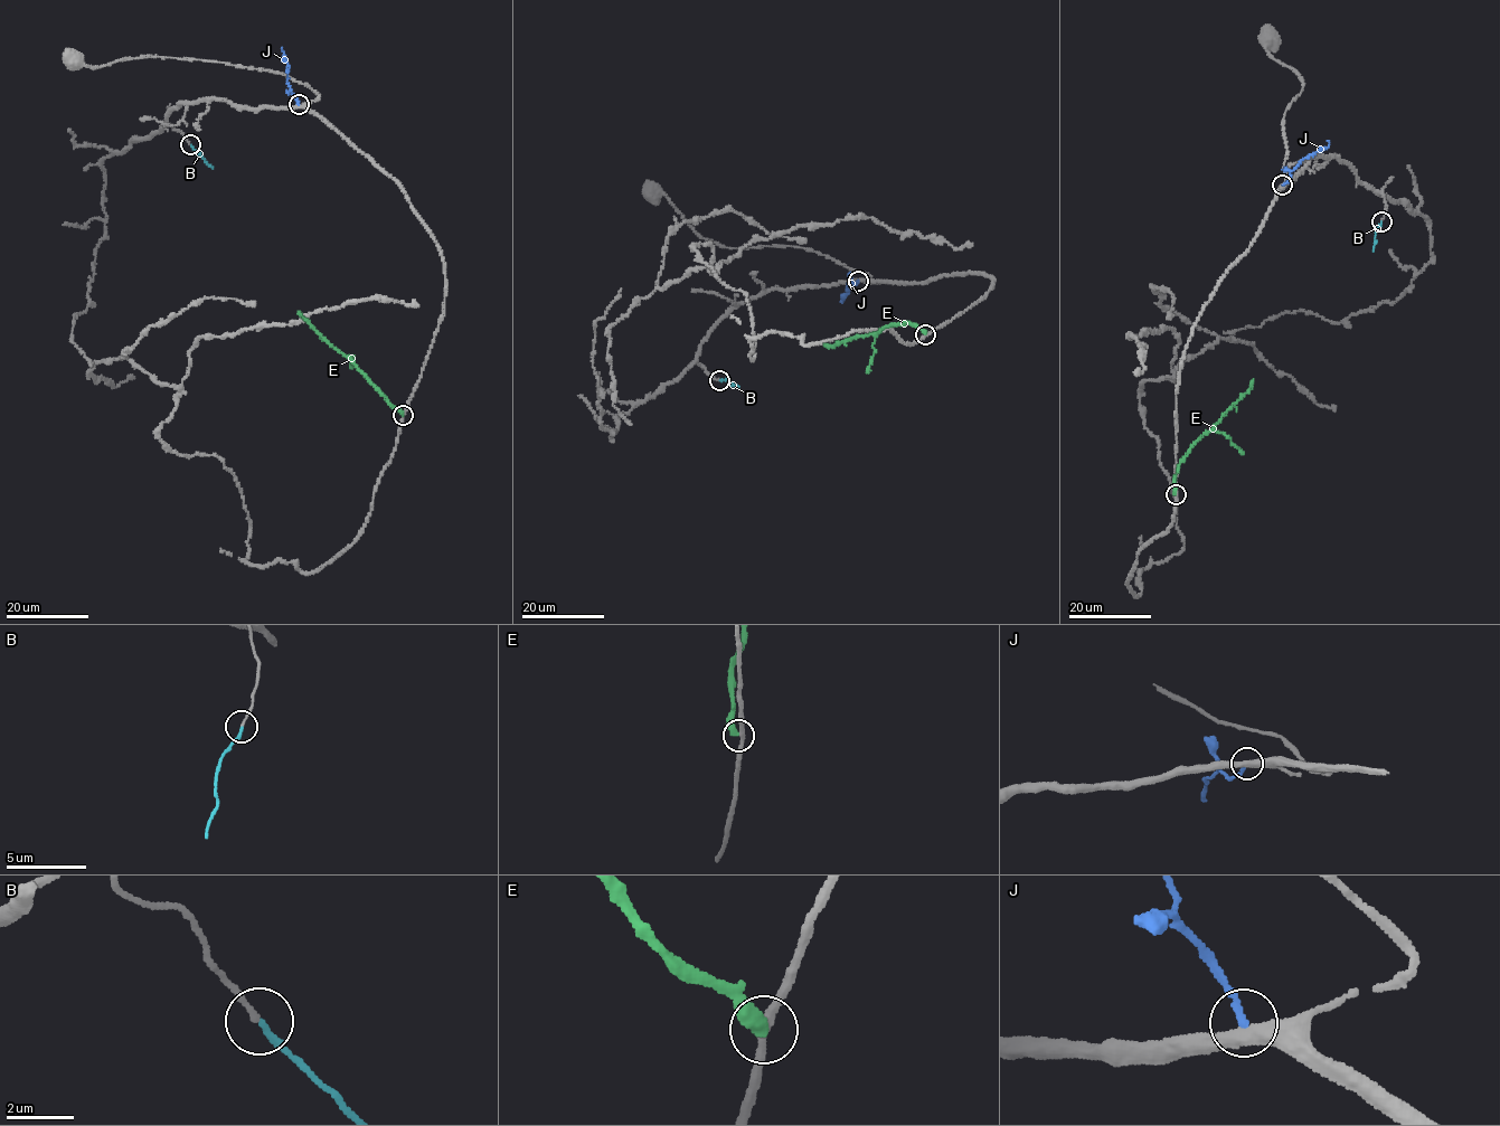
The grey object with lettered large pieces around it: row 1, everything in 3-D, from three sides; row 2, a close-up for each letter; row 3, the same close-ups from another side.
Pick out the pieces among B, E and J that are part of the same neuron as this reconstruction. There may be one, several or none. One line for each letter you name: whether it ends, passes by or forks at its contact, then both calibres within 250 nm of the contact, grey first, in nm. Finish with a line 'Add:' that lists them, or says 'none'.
B: it ends; calibres 160 and 190 nm
Add: B

